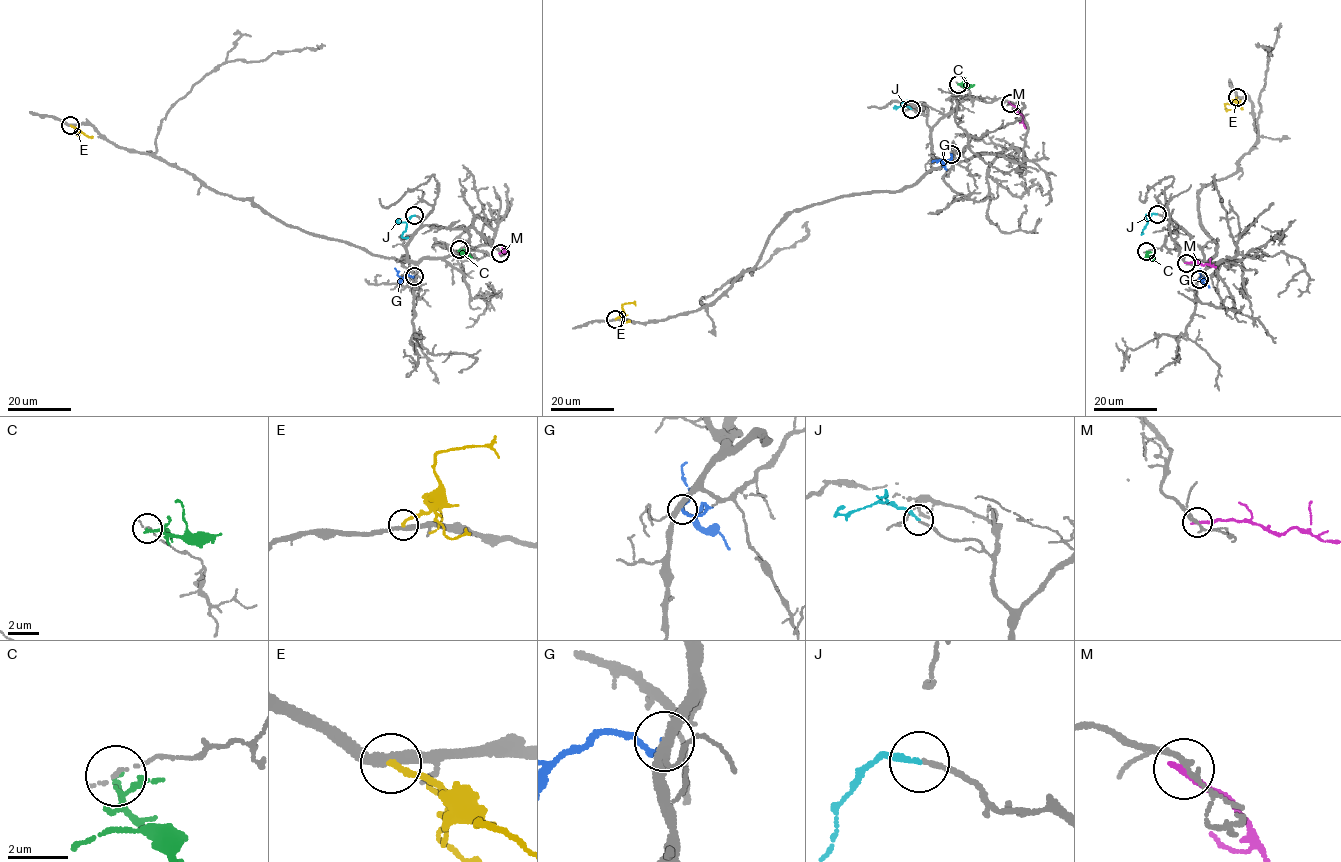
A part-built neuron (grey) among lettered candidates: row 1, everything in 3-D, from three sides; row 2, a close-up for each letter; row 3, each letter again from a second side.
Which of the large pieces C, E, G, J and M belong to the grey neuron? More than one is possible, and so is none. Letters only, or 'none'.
J

